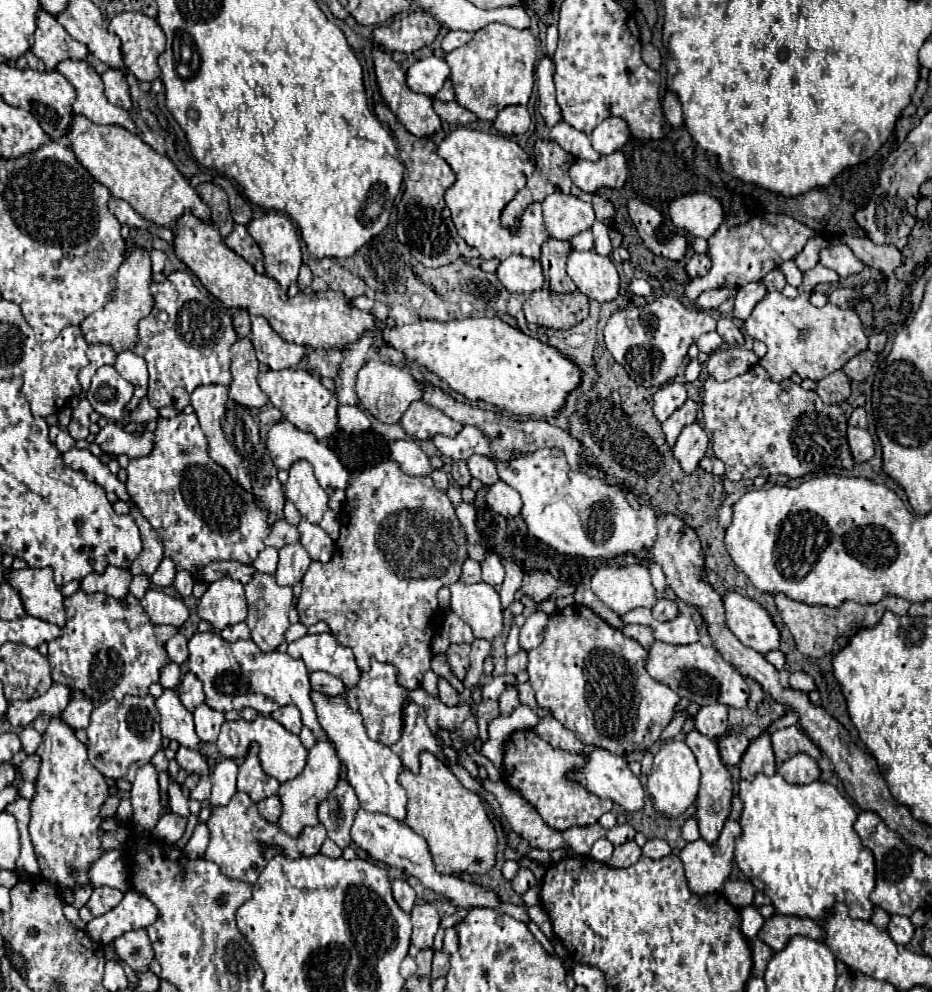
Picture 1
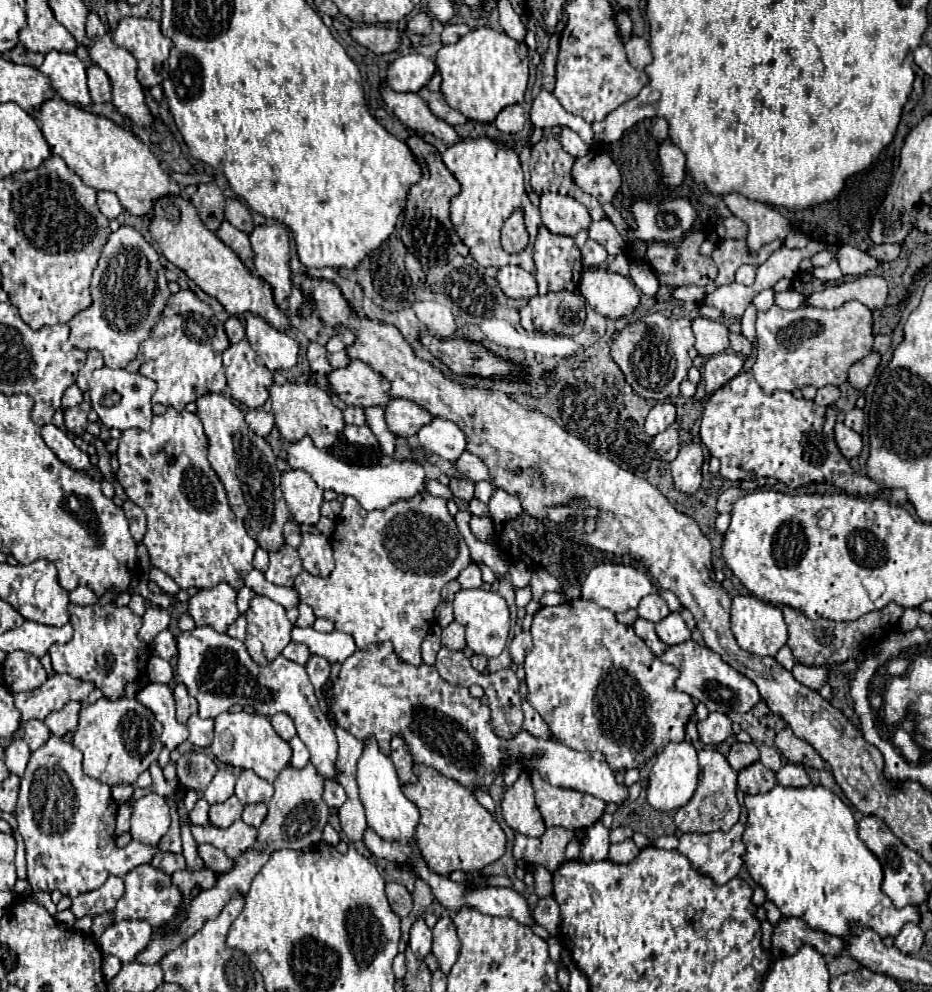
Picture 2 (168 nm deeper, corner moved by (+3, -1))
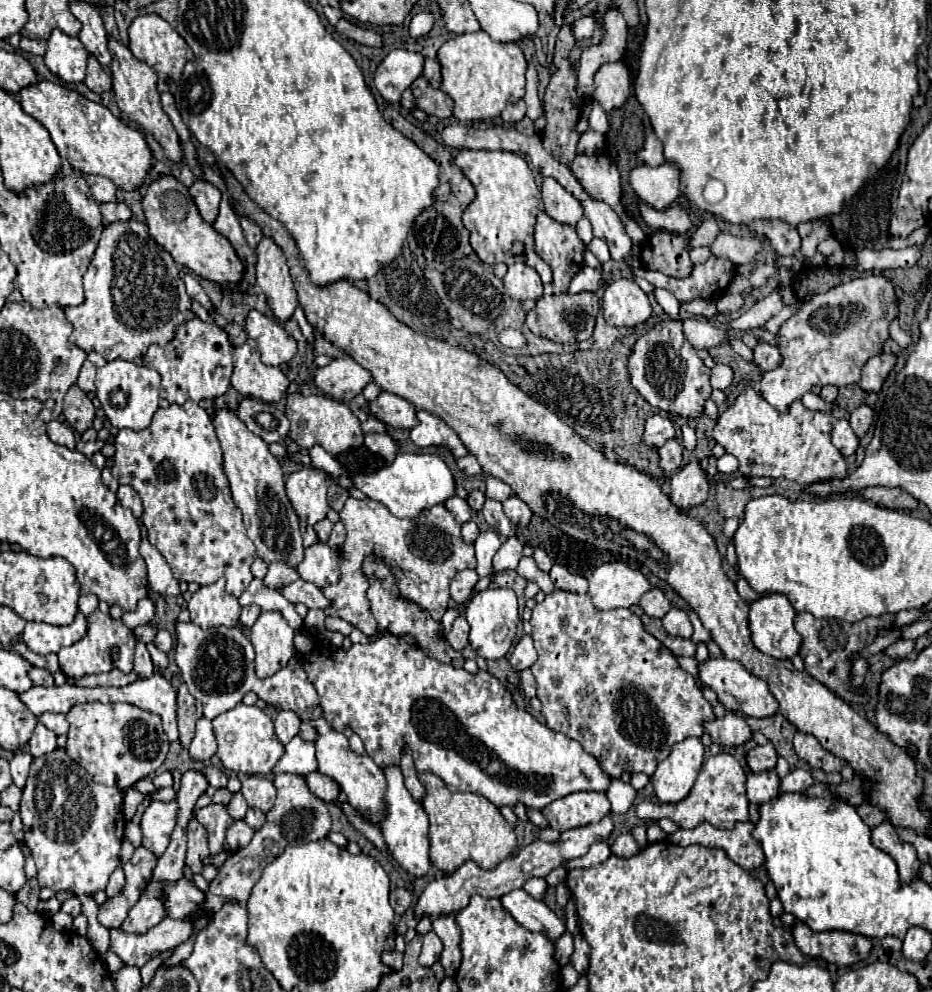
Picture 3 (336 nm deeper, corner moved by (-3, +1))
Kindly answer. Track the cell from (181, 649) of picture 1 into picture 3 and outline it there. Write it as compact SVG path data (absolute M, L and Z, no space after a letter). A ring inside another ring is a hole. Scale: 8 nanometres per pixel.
M159 629L157 637L155 637L155 645L157 645L157 649L169 653L173 649L173 635L167 629Z

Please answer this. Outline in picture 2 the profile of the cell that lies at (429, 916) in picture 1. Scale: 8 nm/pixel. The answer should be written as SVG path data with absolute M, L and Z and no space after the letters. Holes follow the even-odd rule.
M419 917L413 927L411 927L411 937L409 937L409 947L417 955L417 959L425 959L427 953L431 953L431 929L425 925L423 917Z

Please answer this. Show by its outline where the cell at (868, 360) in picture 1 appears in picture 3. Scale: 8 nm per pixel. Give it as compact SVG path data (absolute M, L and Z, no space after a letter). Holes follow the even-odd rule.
M881 353L881 355L871 357L871 359L865 363L863 371L861 371L859 387L861 387L863 391L875 391L875 393L879 393L883 381L887 379L889 371L893 369L895 361L897 361L897 357L895 357L893 353L889 353L889 355L887 355L887 353Z

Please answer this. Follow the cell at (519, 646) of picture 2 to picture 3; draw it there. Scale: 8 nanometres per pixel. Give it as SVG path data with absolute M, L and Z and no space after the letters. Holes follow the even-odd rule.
M525 635L513 649L511 657L509 657L509 663L515 671L523 671L527 667L531 667L533 663L537 661L537 651L535 651L535 645L533 645L533 637L531 635Z

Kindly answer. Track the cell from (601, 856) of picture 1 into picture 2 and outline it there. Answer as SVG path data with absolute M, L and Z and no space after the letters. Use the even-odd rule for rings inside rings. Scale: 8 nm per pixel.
M597 821L593 827L587 829L587 839L581 847L579 861L591 863L591 861L603 861L609 853L609 829L603 827L601 821Z

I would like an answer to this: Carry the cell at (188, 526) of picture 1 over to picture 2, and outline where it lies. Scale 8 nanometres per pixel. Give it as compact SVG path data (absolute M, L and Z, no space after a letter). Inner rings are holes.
M169 407L163 415L153 415L149 431L121 431L117 447L117 481L125 489L125 495L147 515L147 533L143 543L149 551L153 567L167 573L181 589L211 589L217 583L229 583L235 591L239 591L243 587L245 575L253 569L251 561L259 545L247 535L243 521L233 515L223 483L207 461L207 447L209 445L203 433L201 419L195 413L175 411L173 407Z

